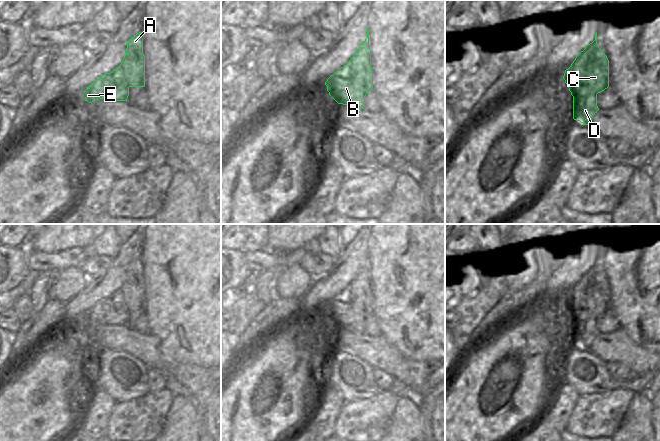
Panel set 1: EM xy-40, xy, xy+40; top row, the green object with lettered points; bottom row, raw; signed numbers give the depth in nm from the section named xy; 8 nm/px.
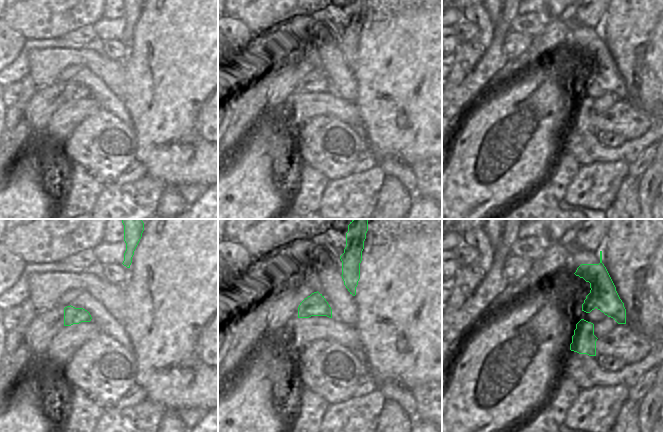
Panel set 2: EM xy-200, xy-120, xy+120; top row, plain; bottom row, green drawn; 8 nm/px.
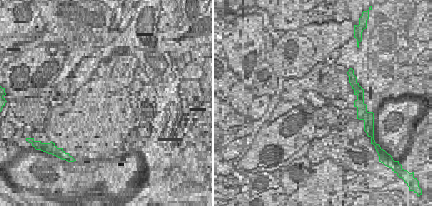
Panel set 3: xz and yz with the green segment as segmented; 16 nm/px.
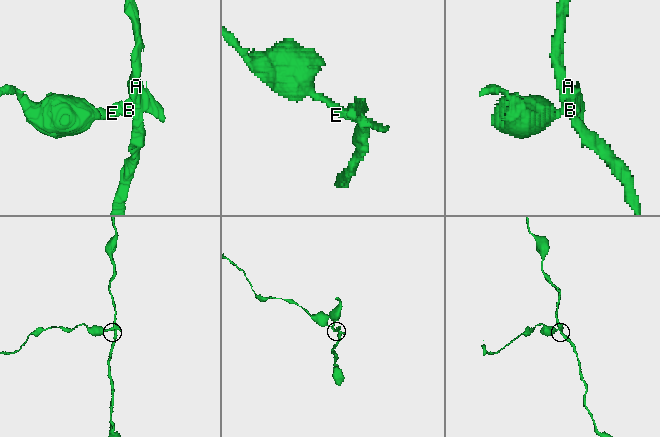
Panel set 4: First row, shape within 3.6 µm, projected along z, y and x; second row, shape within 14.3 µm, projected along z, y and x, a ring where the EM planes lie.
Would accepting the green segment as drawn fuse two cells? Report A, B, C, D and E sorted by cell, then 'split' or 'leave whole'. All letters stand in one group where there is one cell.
A D / B C E; split

